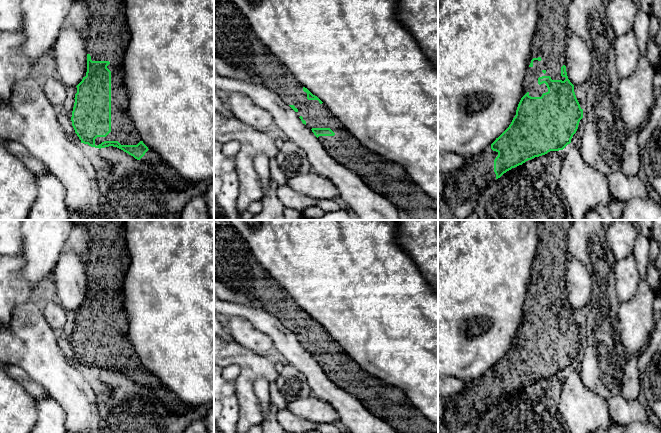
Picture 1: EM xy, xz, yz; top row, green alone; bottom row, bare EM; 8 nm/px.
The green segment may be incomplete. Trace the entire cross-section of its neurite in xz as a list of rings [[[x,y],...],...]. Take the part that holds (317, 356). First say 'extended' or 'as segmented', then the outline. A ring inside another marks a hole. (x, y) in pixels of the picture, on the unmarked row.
extended; [[[214,220],[214,279],[232,291],[248,294],[258,300],[266,312],[276,317],[297,337],[332,382],[353,395],[372,415],[390,424],[397,433],[438,433],[438,425],[414,407],[400,388],[363,370],[317,320],[294,302],[291,295],[256,260],[230,220]]]

